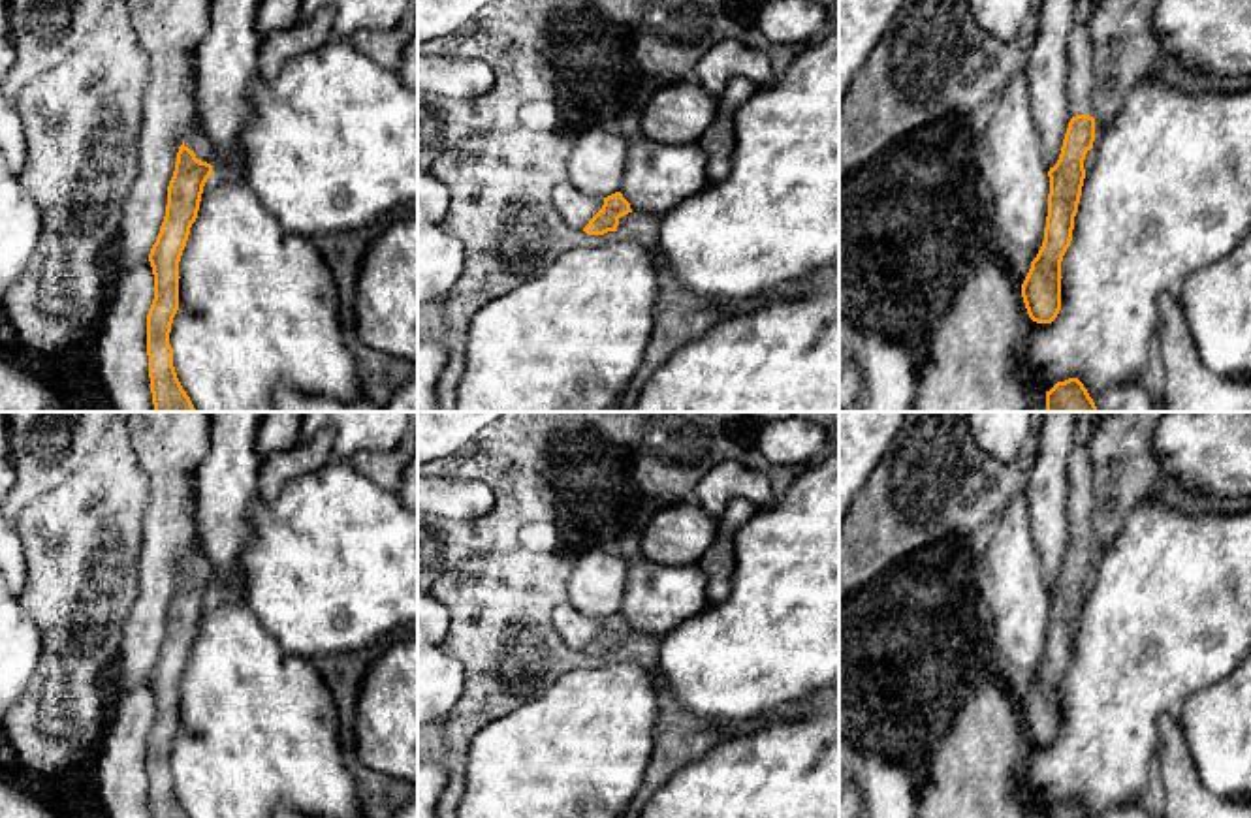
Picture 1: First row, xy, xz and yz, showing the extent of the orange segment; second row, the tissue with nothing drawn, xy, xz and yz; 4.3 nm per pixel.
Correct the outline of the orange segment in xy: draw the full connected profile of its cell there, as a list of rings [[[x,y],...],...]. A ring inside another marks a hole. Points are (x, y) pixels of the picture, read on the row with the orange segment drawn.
[[[198,126],[179,147],[166,216],[149,254],[154,299],[147,314],[147,355],[154,412],[196,412],[177,378],[169,333],[179,310],[179,261],[213,173],[213,158],[213,143]]]

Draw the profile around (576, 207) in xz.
[[[568,181],[553,190],[553,205],[561,216],[578,231],[602,209],[604,197],[591,197],[574,188]]]

